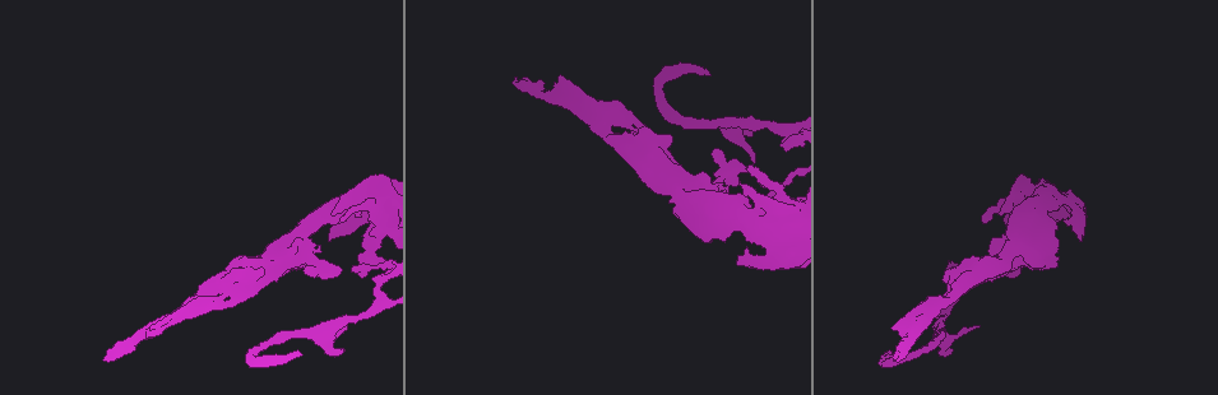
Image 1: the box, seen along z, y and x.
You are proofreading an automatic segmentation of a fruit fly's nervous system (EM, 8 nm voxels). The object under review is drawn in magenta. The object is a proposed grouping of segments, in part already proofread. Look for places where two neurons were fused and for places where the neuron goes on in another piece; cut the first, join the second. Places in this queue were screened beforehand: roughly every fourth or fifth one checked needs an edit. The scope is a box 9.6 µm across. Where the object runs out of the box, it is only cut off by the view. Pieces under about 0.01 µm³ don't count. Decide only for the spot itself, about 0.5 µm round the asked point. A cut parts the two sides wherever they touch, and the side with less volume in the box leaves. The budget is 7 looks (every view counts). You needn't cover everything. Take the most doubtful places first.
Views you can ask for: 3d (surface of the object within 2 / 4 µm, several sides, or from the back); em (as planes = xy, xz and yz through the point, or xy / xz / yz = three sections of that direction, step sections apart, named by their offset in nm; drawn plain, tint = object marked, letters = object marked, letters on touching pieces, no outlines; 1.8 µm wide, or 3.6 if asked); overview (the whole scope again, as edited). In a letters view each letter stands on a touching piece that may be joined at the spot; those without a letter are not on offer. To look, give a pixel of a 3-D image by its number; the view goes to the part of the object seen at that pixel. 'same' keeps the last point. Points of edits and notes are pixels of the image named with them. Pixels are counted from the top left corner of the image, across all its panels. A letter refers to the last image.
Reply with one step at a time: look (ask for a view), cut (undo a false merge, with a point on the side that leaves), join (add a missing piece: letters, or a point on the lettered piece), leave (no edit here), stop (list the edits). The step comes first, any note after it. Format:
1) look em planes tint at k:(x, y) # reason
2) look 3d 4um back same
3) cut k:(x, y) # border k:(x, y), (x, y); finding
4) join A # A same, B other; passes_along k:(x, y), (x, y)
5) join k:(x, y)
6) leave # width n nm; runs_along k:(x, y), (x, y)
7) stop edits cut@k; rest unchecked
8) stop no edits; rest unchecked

look 3d 4um at 1:(750, 133) # branch stops here

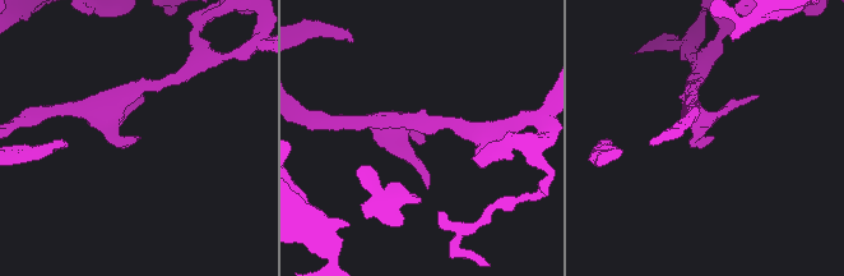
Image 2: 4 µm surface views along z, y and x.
look em planes letters at 2:(138, 135) # shape alone is not enough

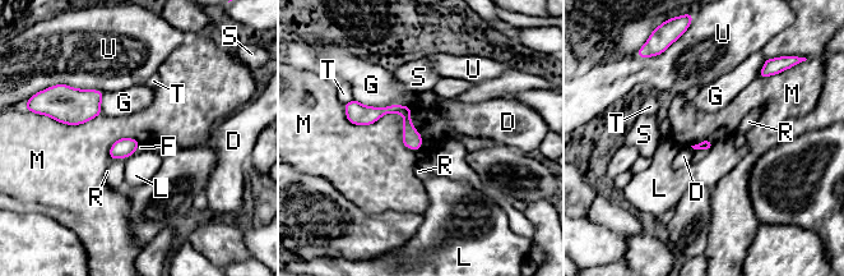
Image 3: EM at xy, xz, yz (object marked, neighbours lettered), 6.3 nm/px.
leave # longest_contact M 550 nm; D other, F other, G other, L other, M other, R other, S other, T other, U other; border 3:(343, 105), (416, 151); none of them fits

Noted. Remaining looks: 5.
look 3d 4um at 1:(602, 121)

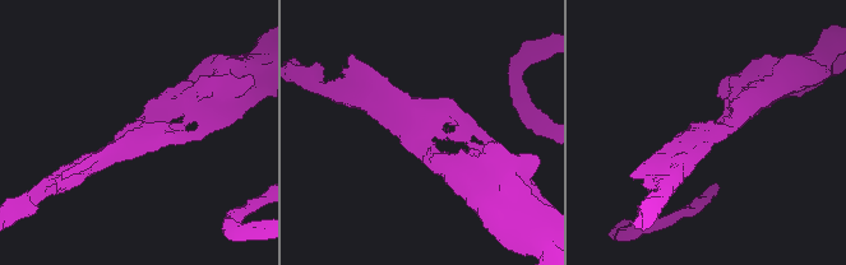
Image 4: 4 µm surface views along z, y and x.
look em planes plain at 4:(705, 130) # now the EM

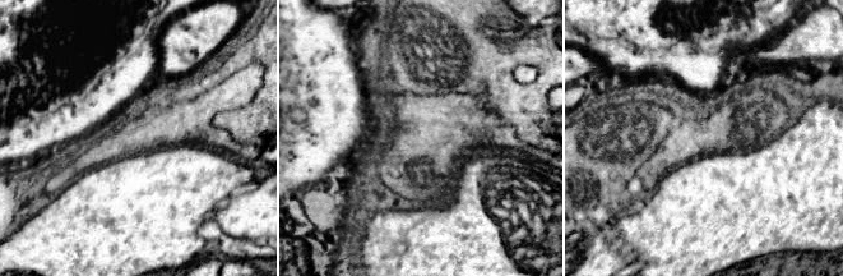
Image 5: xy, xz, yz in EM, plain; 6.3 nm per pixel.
look em planes letters same

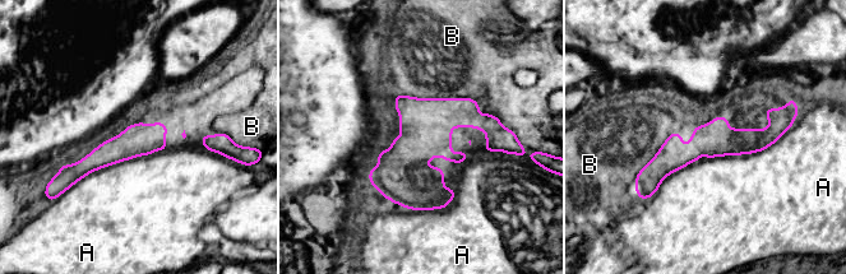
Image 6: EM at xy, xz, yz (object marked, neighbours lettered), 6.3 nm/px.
leave # A other, B other; border 6:(794, 120), (761, 151), (704, 158); all the same neuron

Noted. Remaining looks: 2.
look em xy step 4 tint at 1:(376, 205) # touches itself

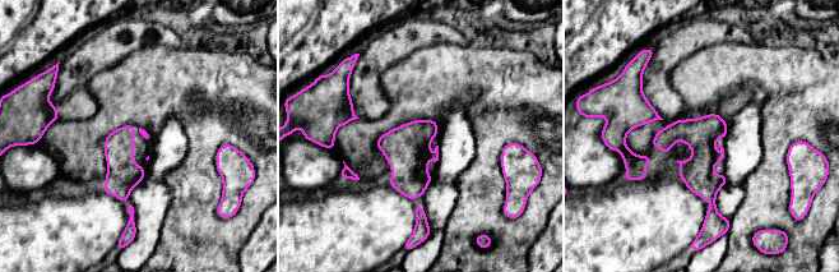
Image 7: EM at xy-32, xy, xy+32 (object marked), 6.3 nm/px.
look em planes letters same # cut it another way

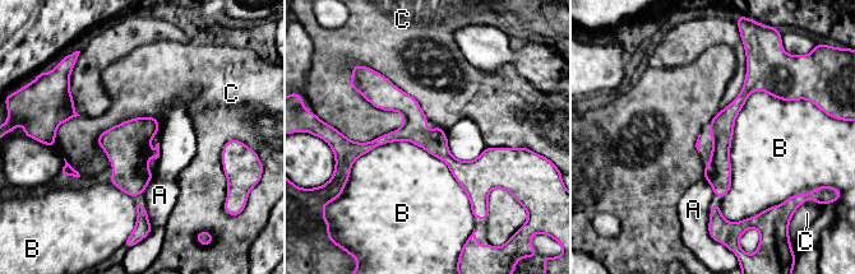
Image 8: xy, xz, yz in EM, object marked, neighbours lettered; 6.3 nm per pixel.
leave # width 150 nm; A other, B other, C other; all the same neuron

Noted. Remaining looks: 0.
stop no edits; rest unchecked

